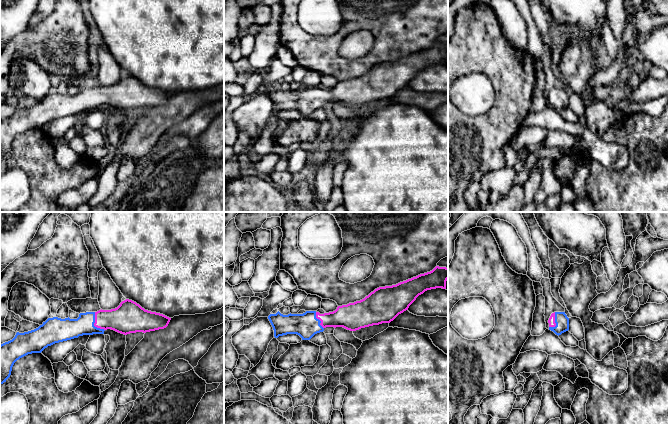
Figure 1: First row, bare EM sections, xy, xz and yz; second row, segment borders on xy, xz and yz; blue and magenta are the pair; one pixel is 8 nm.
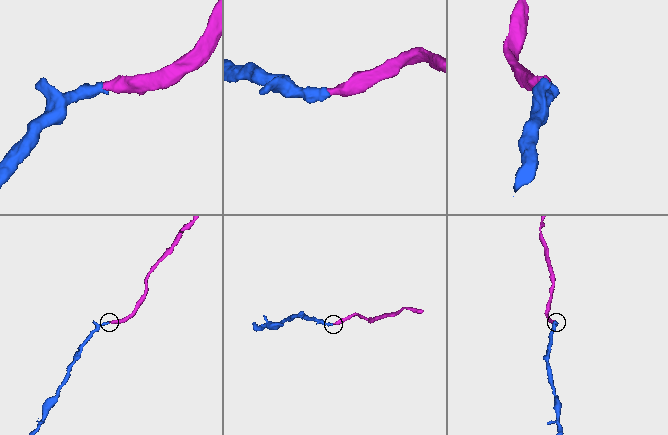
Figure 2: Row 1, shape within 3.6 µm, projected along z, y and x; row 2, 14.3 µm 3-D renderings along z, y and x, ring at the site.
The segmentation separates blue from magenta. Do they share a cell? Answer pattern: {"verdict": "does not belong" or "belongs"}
{"verdict": "belongs"}

